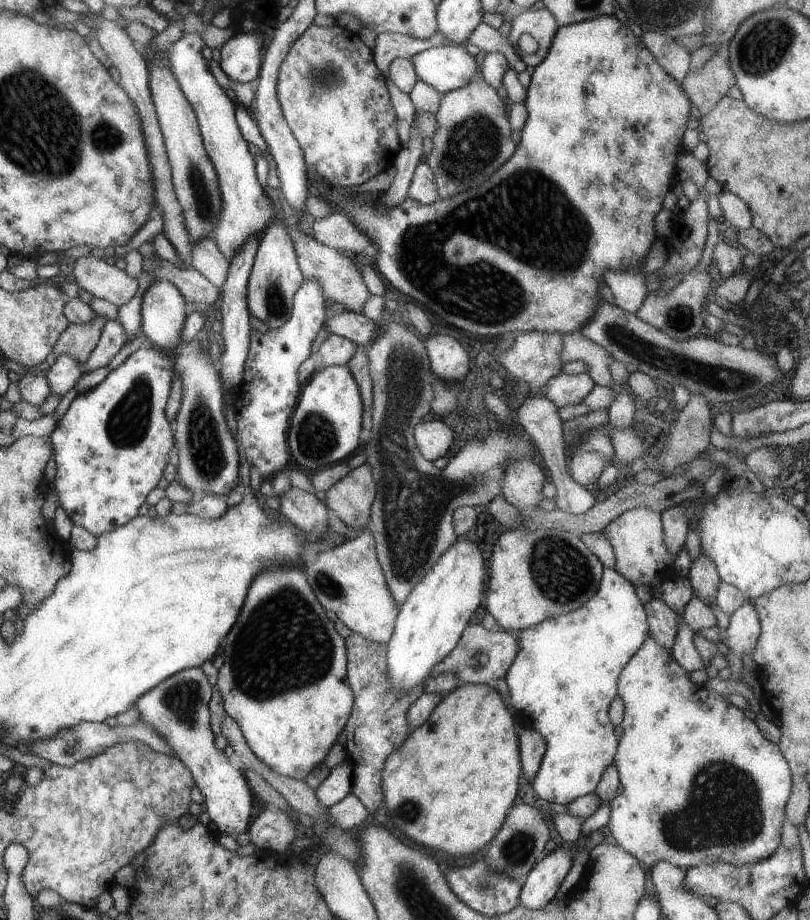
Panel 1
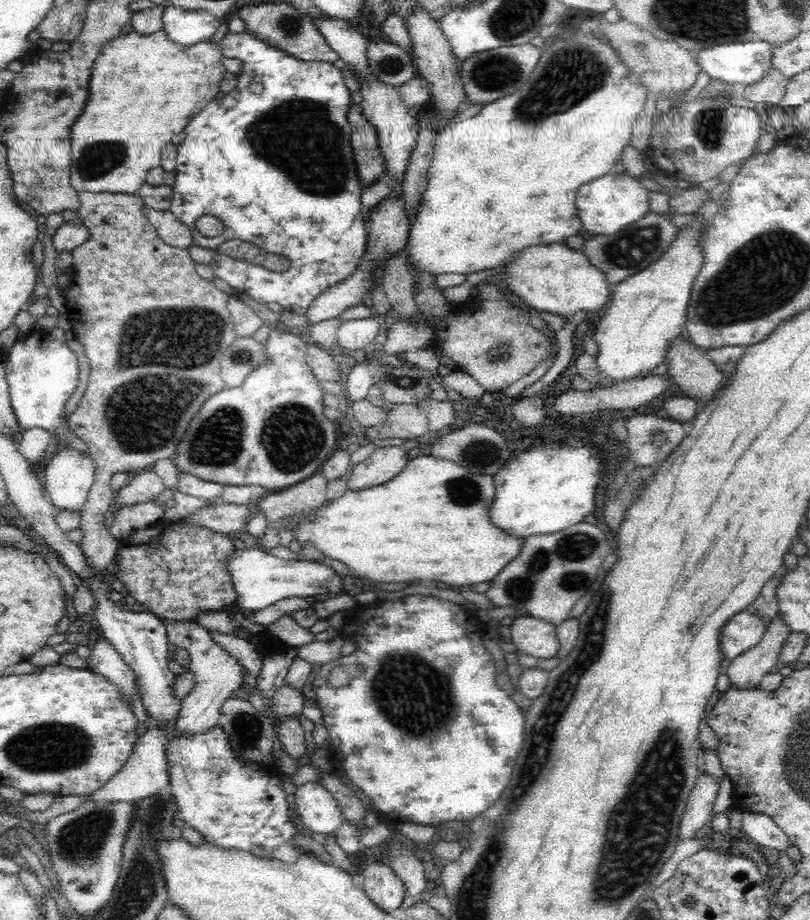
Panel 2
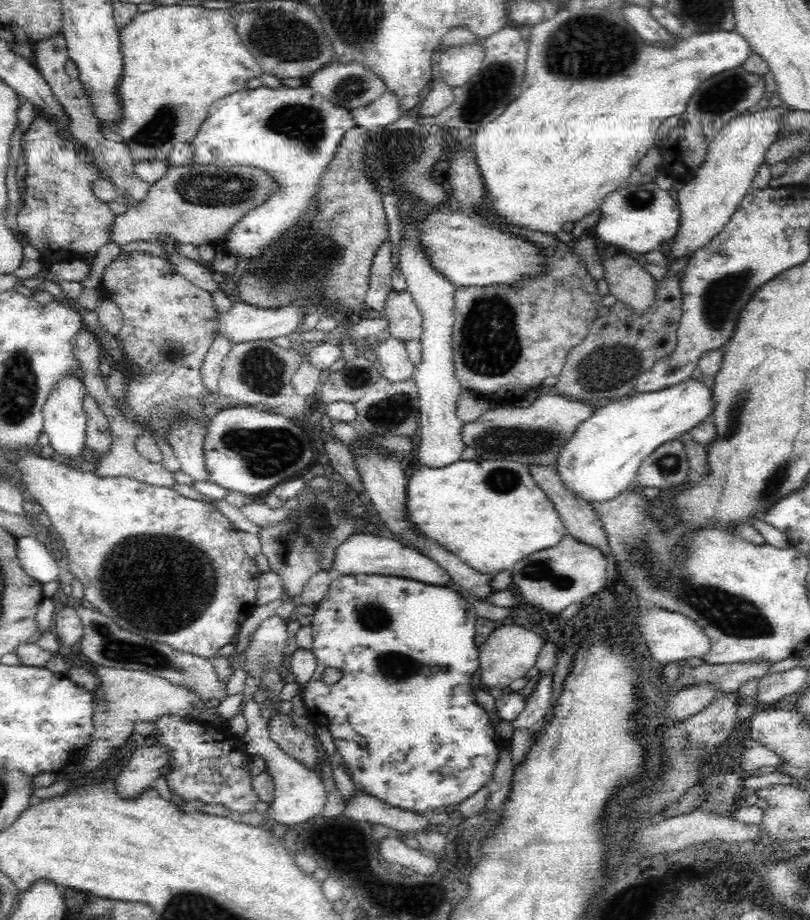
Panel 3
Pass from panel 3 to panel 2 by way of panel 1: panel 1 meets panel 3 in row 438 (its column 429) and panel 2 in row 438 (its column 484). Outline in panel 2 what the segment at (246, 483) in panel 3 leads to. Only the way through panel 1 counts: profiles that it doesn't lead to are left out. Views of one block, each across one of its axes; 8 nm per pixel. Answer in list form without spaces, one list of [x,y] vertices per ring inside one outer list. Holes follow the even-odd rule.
[[[272,329],[262,346],[264,362],[240,386],[224,388],[200,406],[176,444],[176,470],[224,486],[257,484],[269,492],[318,473],[337,450],[338,440],[335,423],[324,414],[324,389],[306,360],[308,343],[294,330]]]

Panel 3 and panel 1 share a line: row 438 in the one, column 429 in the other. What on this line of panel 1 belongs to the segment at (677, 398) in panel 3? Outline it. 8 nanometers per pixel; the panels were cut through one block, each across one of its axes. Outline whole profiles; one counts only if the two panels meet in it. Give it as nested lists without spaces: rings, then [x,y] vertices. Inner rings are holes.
[[[467,540],[453,541],[411,588],[407,598],[400,604],[394,620],[393,634],[386,642],[386,665],[388,679],[396,691],[406,691],[414,686],[425,684],[429,679],[431,667],[457,644],[467,621],[479,606],[479,598],[483,591],[483,578],[487,568],[483,564],[483,555],[475,543]]]

